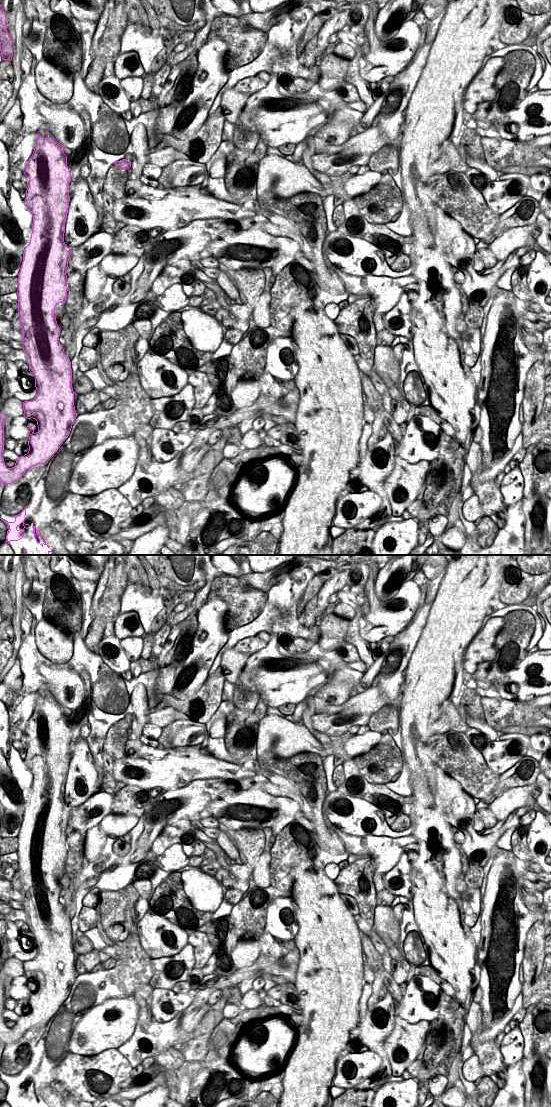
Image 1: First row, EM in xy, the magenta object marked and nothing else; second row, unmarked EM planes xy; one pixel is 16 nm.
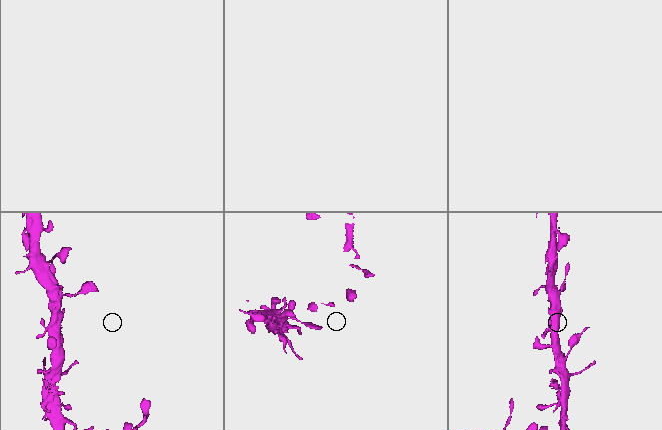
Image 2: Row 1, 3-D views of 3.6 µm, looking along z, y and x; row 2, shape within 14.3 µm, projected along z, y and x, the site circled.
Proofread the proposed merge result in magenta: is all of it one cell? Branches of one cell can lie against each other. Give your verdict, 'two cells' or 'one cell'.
one cell

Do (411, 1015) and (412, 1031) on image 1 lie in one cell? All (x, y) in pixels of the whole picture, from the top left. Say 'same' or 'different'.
different

